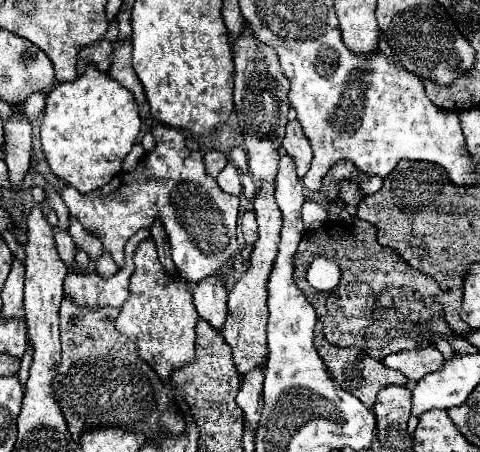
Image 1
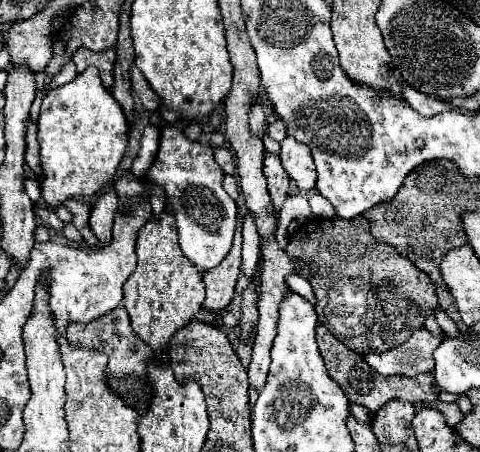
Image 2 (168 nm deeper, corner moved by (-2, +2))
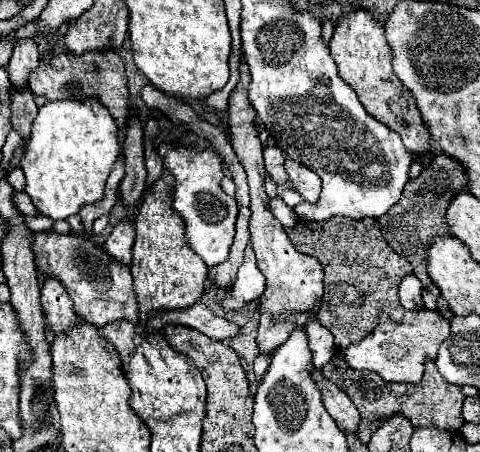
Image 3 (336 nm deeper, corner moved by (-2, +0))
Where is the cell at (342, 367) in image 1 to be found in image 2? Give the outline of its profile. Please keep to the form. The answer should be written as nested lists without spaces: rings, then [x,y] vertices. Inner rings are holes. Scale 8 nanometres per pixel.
[[[318,324],[318,328],[316,328],[316,340],[318,340],[320,354],[324,356],[328,374],[342,386],[342,390],[346,392],[346,396],[350,398],[350,402],[366,406],[372,412],[380,410],[392,398],[398,398],[398,400],[404,400],[404,402],[412,402],[412,404],[426,402],[426,404],[432,404],[432,408],[440,410],[446,416],[446,424],[450,424],[452,428],[464,418],[464,414],[460,412],[460,408],[458,408],[456,402],[450,402],[450,404],[436,402],[438,392],[434,390],[434,376],[430,372],[428,374],[418,374],[416,378],[408,378],[408,376],[382,376],[360,354],[352,352],[348,346],[344,346],[340,340],[336,340],[332,336],[332,332],[324,324]]]

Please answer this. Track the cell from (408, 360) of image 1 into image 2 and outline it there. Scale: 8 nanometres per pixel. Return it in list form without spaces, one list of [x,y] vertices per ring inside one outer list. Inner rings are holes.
[[[420,328],[406,340],[404,344],[386,350],[382,354],[378,352],[368,352],[364,354],[366,362],[382,376],[418,376],[422,372],[432,372],[434,370],[434,350],[438,348],[442,340],[434,334],[430,334],[426,328]]]

